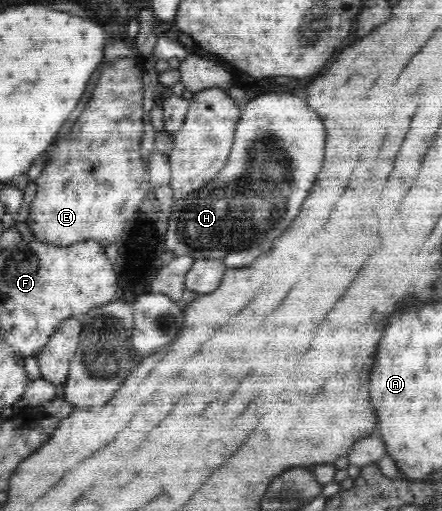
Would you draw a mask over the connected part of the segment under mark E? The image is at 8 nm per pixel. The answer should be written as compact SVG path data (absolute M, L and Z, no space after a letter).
M123 57L112 61L108 67L104 67L94 91L92 91L92 97L90 101L86 103L84 111L80 113L80 119L74 121L72 129L60 137L60 141L56 141L48 151L46 151L46 165L44 165L44 173L40 173L36 183L36 193L34 199L30 204L30 210L28 213L27 224L36 240L42 243L50 243L60 245L60 247L66 247L66 245L72 245L76 242L84 242L87 240L94 240L100 245L110 245L110 243L116 243L116 237L120 237L126 229L128 229L129 223L134 217L134 213L138 212L138 205L142 203L147 195L150 195L153 190L151 184L150 174L148 173L149 164L142 159L142 141L144 141L144 123L143 123L143 71L144 67L138 58Z

